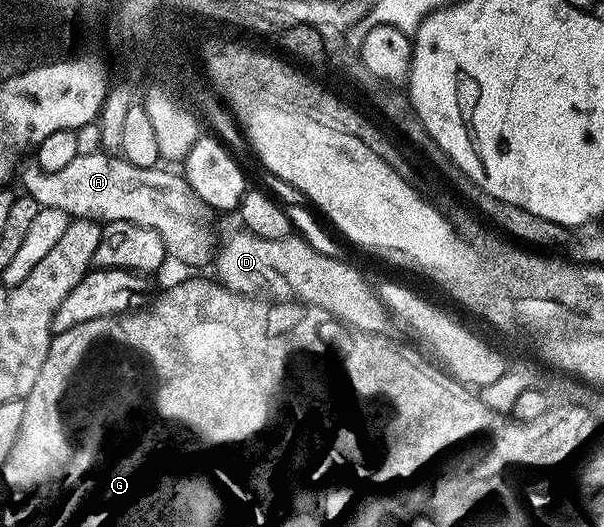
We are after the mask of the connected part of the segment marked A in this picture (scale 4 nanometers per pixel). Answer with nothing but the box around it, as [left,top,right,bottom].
[22,150,213,265]

